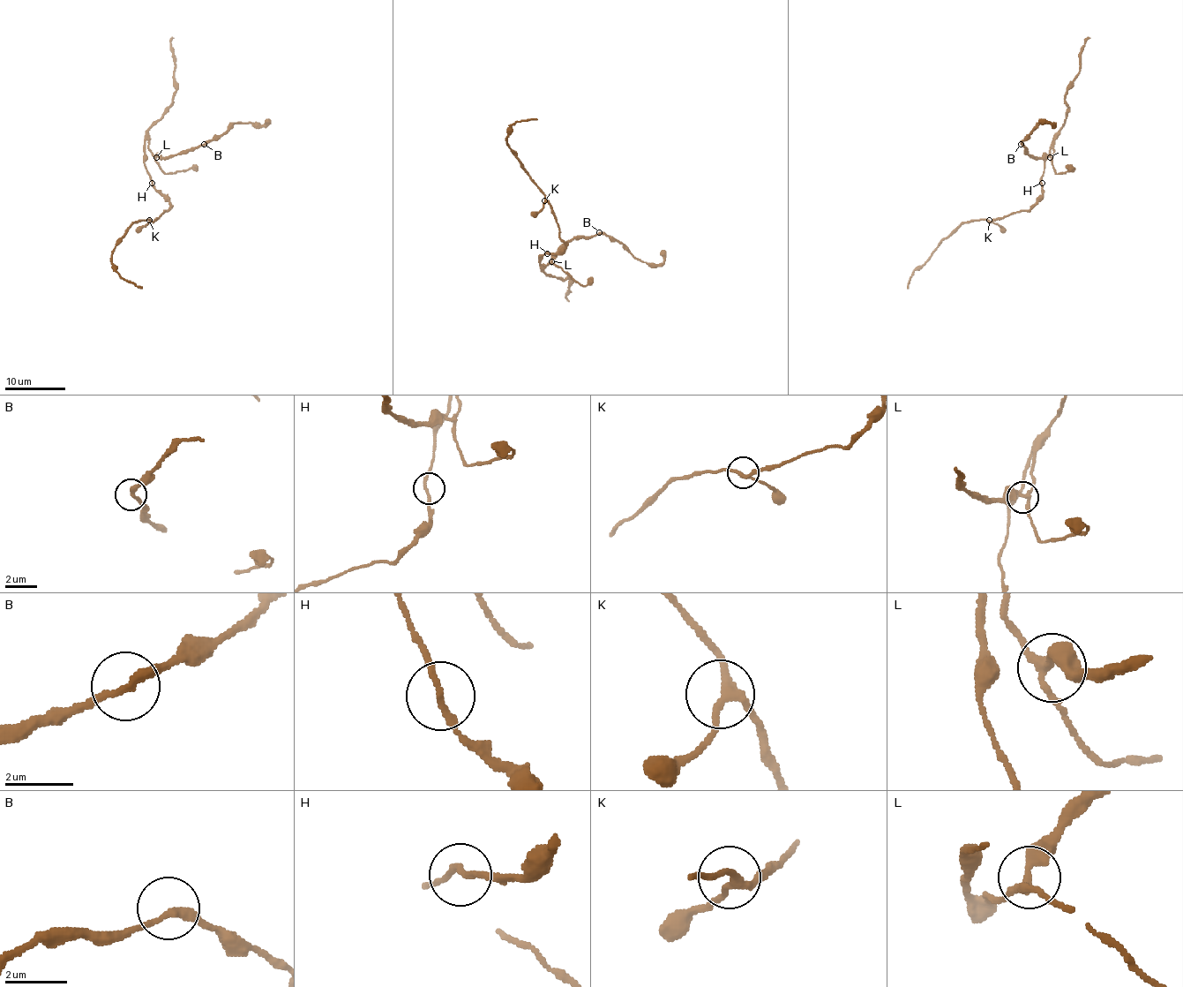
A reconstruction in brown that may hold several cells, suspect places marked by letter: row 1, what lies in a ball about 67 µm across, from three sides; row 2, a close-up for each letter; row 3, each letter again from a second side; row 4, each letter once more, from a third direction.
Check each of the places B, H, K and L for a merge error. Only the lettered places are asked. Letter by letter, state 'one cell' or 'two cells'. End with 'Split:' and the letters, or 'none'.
B: one cell
H: one cell
K: one cell
L: one cell
Split: none

